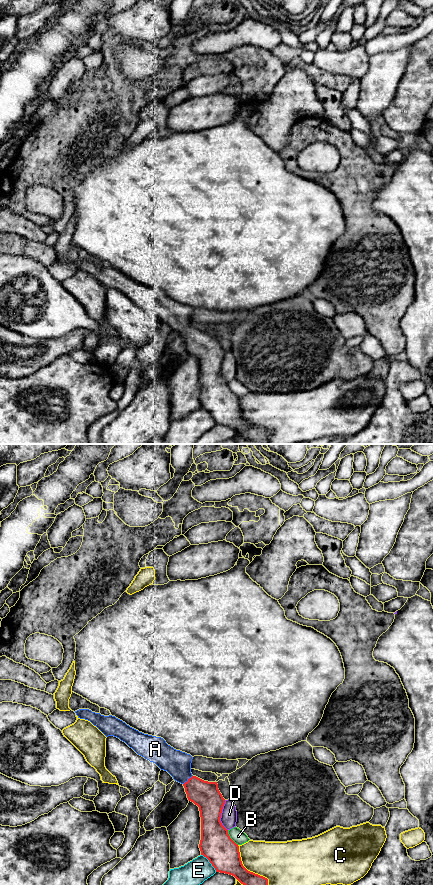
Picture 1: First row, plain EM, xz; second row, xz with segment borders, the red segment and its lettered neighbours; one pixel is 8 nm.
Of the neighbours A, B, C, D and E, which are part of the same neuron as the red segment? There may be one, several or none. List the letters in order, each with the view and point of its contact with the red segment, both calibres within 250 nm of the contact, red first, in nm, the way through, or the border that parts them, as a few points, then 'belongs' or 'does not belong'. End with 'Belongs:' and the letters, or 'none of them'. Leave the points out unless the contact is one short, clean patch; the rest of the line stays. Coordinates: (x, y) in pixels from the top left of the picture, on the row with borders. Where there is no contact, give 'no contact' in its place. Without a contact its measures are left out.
A: xz (188, 780) | 220/200 nm | across xz (206, 795), (201, 793), (188, 780), (181, 773), (177, 763) | belongs
B: xz (230, 838) | 260/110 nm | does not belong
C: xz (247, 870) | 260/320 nm | does not belong
D: xz (220, 815) | 260/130 nm | does not belong
E: xz (209, 861) | 260/200 nm | along xz (201, 854), (216, 871) | does not belong
Belongs: A

